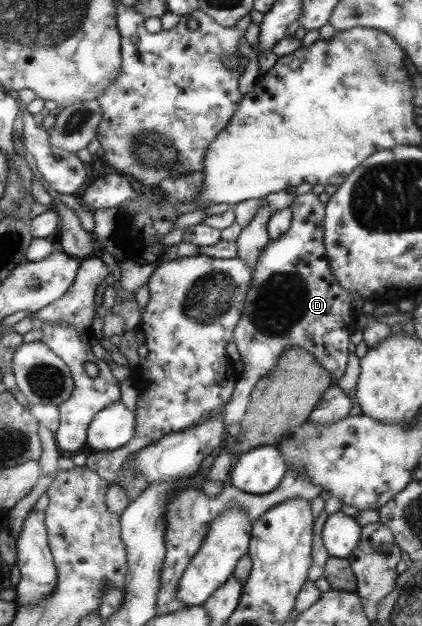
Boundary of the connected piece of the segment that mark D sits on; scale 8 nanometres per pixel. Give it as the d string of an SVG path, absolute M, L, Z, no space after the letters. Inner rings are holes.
M307 192L294 194L288 205L292 213L288 230L275 241L270 242L261 252L260 259L257 260L256 269L252 270L251 287L248 289L248 296L244 300L244 310L241 318L237 321L236 329L233 330L233 343L239 352L243 370L240 381L237 381L236 389L232 392L229 401L224 405L224 431L222 448L223 450L216 457L213 466L207 476L211 481L227 482L231 471L231 455L227 452L230 443L229 425L240 423L241 418L247 411L252 389L261 377L267 375L269 371L275 369L278 357L287 347L301 347L308 353L316 357L316 361L324 367L331 375L332 379L339 379L344 374L348 361L349 351L347 347L347 331L351 333L351 293L337 283L332 277L331 266L328 264L327 252L323 243L323 205L317 201L317 195Z

